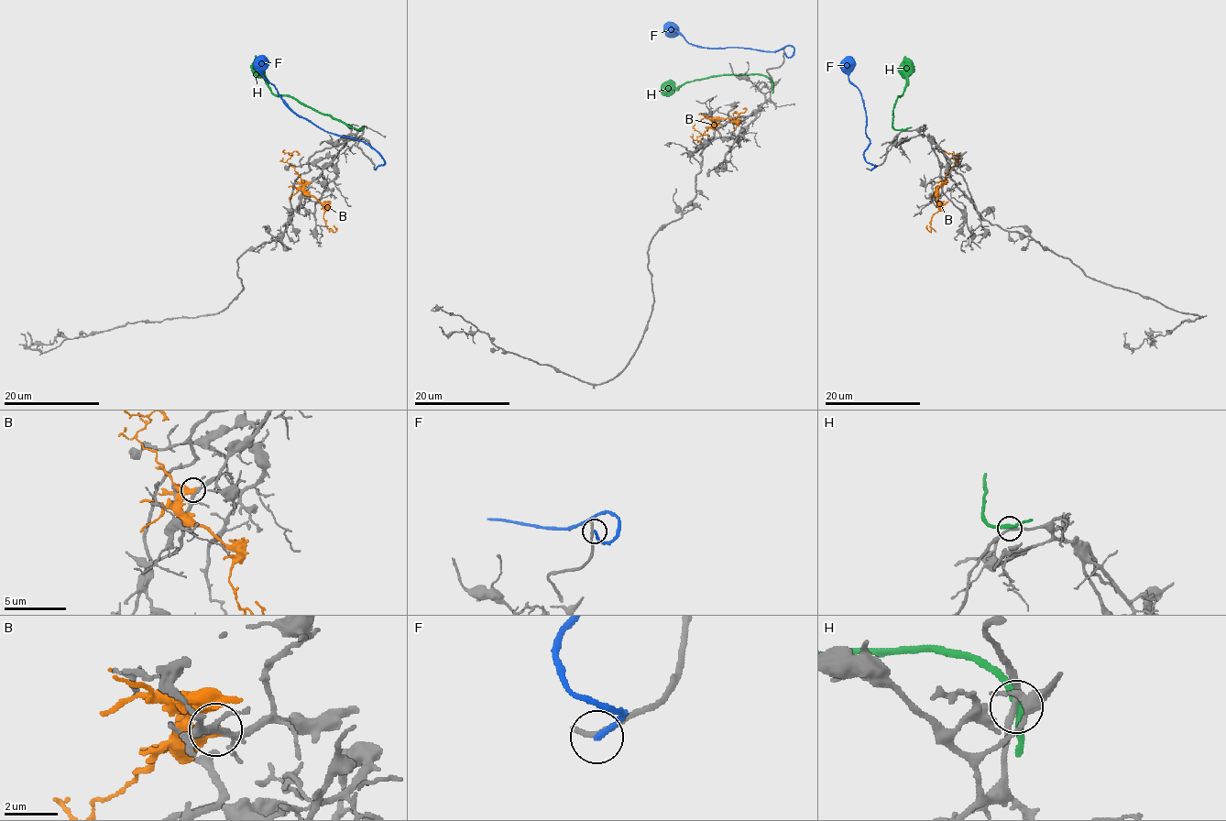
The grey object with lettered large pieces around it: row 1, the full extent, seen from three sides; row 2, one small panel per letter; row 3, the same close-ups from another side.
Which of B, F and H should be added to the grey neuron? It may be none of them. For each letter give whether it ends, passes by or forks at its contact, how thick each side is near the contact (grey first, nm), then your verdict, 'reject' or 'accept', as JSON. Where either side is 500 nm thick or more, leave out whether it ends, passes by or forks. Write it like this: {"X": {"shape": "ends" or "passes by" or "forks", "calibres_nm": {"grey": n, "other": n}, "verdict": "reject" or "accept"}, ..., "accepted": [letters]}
{"B": {"shape": "ends", "calibres_nm": {"grey": 220, "other": 480}, "verdict": "reject"}, "F": {"shape": "ends", "calibres_nm": {"grey": 280, "other": 220}, "verdict": "reject"}, "H": {"shape": "passes by", "calibres_nm": {"grey": 220, "other": 320}, "verdict": "reject"}, "accepted": []}

